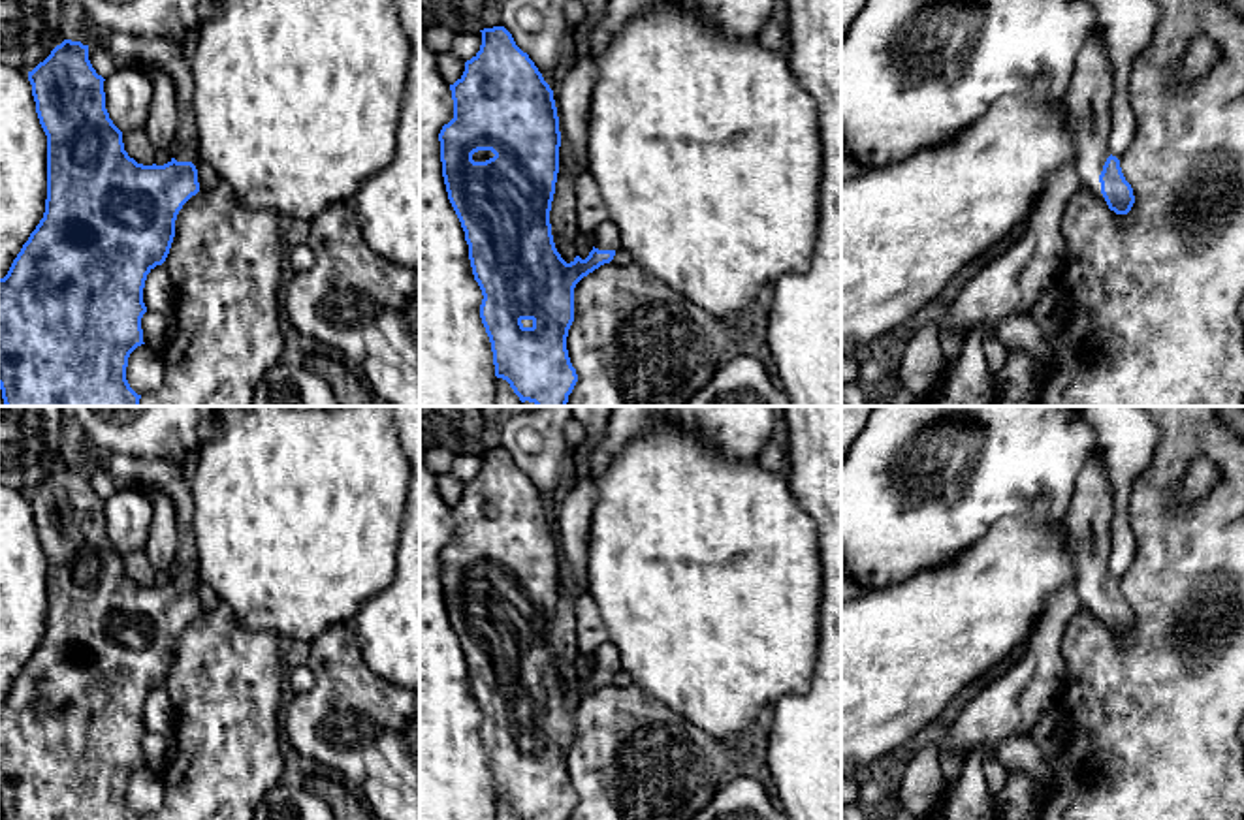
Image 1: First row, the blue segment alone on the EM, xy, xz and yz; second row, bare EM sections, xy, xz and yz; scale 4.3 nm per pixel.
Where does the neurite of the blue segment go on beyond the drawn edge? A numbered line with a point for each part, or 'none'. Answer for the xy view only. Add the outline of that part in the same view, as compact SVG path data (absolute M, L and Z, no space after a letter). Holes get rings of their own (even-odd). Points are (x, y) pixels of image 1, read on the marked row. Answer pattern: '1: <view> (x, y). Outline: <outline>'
1: xy (168, 55). Outline: M115 38L109 43L109 51L119 66L134 62L154 62L171 77L179 105L179 126L175 139L181 145L173 158L177 162L192 162L196 166L198 130L192 105L194 81L190 70L190 53L186 53L179 43L166 38Z

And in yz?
1: yz (1092, 87). Outline: M1092 34L1075 60L1075 75L1065 94L1069 134L1077 145L1077 169L1086 188L1095 186L1107 158L1112 128L1110 102L1114 70L1099 34Z

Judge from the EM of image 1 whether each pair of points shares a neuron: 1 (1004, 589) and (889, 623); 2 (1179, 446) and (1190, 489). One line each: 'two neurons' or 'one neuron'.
1: one neuron
2: two neurons

